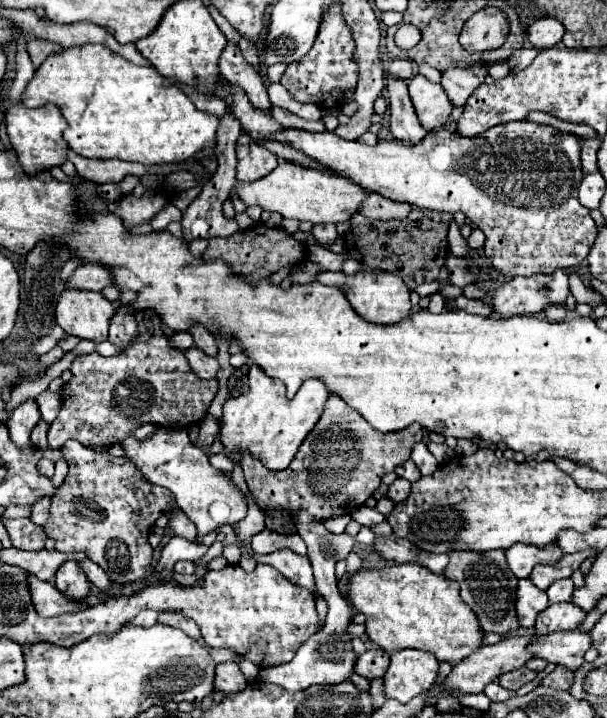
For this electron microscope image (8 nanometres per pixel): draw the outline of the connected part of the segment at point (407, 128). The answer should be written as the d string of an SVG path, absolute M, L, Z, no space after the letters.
M387 77L387 93L389 93L389 113L391 113L393 137L407 145L419 143L427 135L427 131L421 127L415 115L415 109L407 93L407 83Z

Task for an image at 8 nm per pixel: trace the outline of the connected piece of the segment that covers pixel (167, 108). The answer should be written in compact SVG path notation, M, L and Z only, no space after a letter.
M79 45L67 47L49 55L37 69L33 79L21 93L25 107L55 105L69 127L65 129L65 141L81 157L91 159L121 159L141 165L179 163L193 157L197 151L215 147L215 131L219 119L193 107L191 99L177 87L165 87L165 79L153 71L153 67L135 65L121 55L113 53L105 45Z

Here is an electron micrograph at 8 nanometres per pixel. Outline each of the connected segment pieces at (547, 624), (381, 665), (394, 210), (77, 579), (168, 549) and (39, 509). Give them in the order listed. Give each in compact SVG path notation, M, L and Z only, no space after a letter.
M561 603L561 605L549 605L547 611L543 611L537 617L535 633L537 635L549 635L555 631L571 631L577 629L585 621L585 611L577 607L575 603Z
M375 649L375 651L367 651L363 655L359 655L357 665L355 665L355 673L365 677L365 679L377 679L383 677L389 665L389 653Z
M369 193L361 207L361 213L369 219L405 219L411 209L413 207L409 203L397 203L377 193Z
M67 561L59 567L59 571L55 575L55 587L69 601L75 601L75 603L87 601L87 597L89 597L89 581L77 561Z
M171 537L169 543L163 547L161 557L157 561L157 567L153 569L155 573L159 573L161 577L171 577L173 565L181 559L189 559L189 561L197 561L207 553L205 545L187 541L183 537Z
M43 497L41 501L37 501L33 507L31 507L31 519L33 519L33 523L37 523L37 525L43 525L45 523L45 519L47 519L47 515L49 515L49 505L51 505L51 497Z

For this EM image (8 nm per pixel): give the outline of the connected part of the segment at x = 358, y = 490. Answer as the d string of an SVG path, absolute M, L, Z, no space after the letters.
M337 395L327 399L317 427L305 437L295 459L291 461L291 467L285 471L269 471L259 459L249 457L249 453L241 455L245 481L265 513L293 513L303 509L319 521L347 515L355 507L363 505L379 487L381 477L391 473L399 463L407 461L413 445L423 439L423 427L419 423L395 433L381 433L373 429Z

